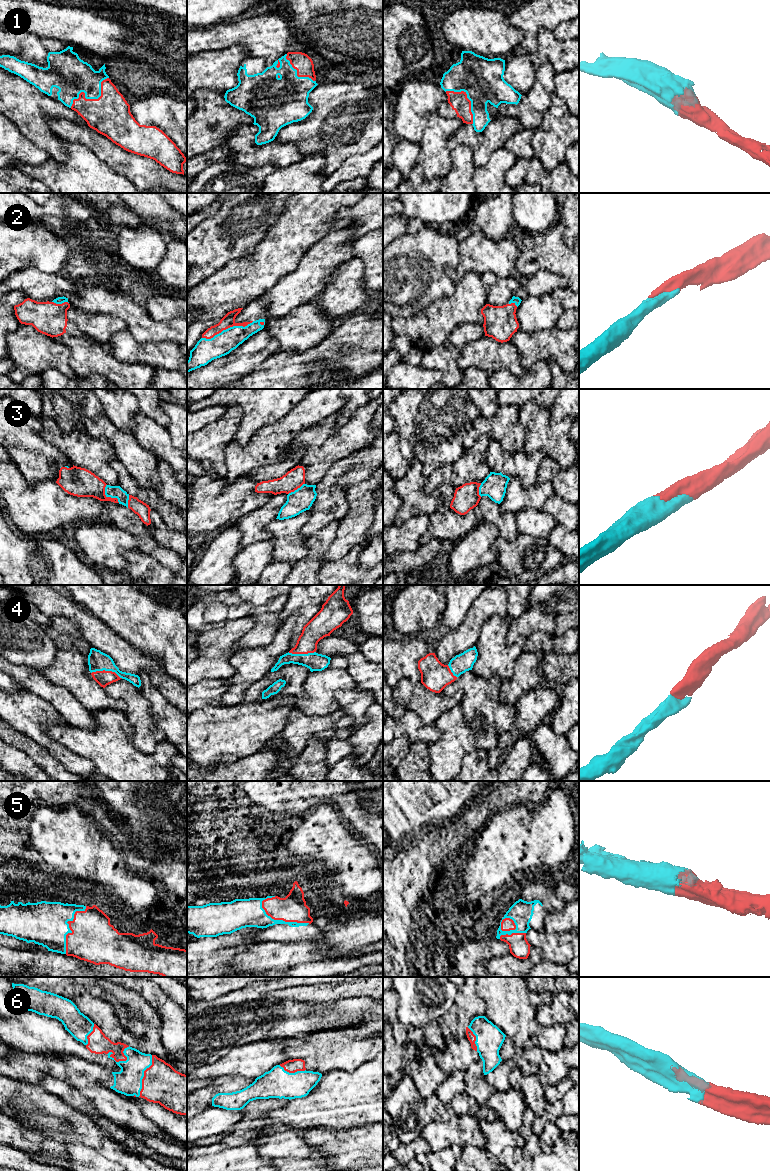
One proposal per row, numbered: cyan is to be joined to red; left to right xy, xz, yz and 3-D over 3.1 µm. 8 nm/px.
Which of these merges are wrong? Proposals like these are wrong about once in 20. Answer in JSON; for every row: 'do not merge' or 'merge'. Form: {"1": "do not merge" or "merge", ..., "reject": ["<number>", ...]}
{"1": "merge", "2": "merge", "3": "merge", "4": "merge", "5": "merge", "6": "merge", "reject": []}

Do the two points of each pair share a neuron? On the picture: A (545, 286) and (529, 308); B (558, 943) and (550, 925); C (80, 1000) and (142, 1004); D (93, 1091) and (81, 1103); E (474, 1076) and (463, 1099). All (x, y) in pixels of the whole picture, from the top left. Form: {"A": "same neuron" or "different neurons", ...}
{"A": "different neurons", "B": "different neurons", "C": "same neuron", "D": "different neurons", "E": "different neurons"}

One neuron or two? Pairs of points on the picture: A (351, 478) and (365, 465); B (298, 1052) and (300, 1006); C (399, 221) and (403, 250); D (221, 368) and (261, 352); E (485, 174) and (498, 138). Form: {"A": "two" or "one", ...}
{"A": "one", "B": "two", "C": "two", "D": "one", "E": "two"}

